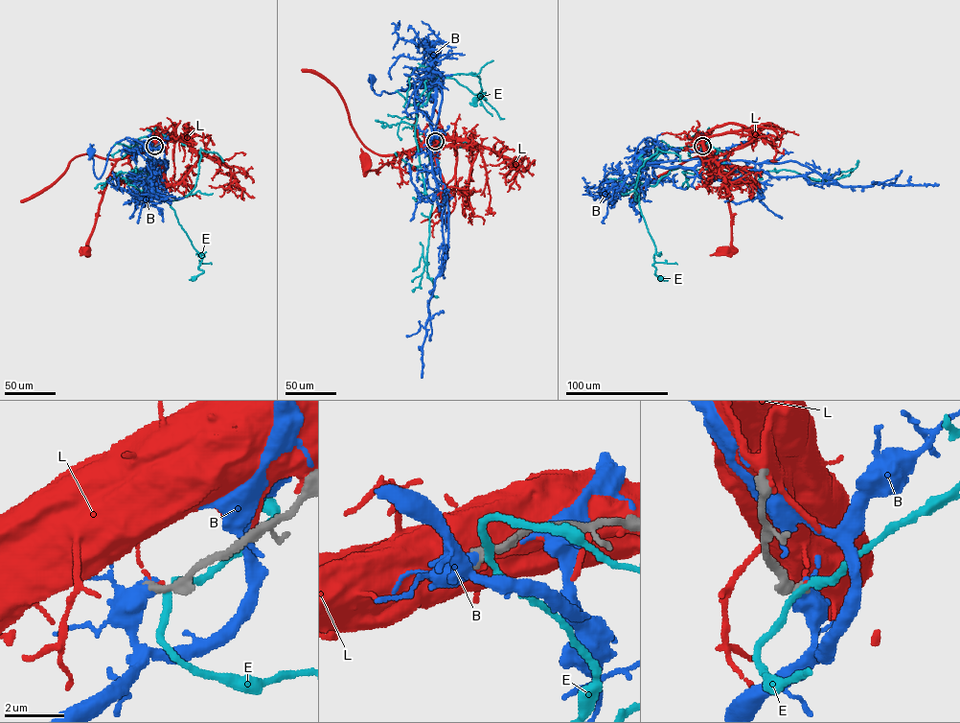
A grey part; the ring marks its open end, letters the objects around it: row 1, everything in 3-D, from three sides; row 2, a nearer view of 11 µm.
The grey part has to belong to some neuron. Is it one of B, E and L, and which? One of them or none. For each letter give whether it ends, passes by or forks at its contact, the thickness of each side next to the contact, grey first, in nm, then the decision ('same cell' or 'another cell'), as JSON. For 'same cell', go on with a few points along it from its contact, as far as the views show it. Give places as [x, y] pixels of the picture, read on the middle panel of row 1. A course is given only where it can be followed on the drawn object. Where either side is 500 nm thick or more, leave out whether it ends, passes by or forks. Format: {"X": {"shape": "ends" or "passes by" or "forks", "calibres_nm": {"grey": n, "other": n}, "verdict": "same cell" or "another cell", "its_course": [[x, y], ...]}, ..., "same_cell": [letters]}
{"B": {"calibres_nm": {"grey": 280, "other": 550}, "verdict": "another cell"}, "E": {"shape": "passes by", "calibres_nm": {"grey": 360, "other": 200}, "verdict": "another cell"}, "L": {"shape": "ends", "calibres_nm": {"grey": 280, "other": 150}, "verdict": "another cell"}, "same_cell": []}

